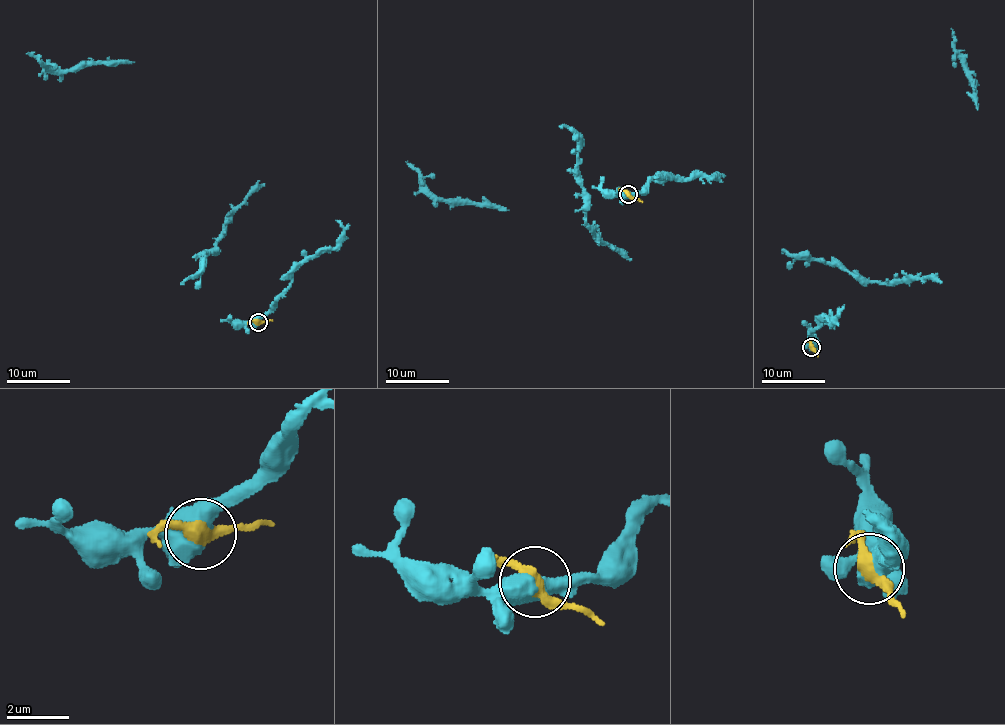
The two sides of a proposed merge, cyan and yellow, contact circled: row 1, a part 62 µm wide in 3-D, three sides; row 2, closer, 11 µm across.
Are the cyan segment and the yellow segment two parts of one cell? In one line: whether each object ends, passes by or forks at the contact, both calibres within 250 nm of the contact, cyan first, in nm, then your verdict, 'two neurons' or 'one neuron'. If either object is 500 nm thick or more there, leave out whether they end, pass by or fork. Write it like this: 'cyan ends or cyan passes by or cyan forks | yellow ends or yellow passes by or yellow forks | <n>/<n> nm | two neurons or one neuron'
550/400 nm | two neurons

